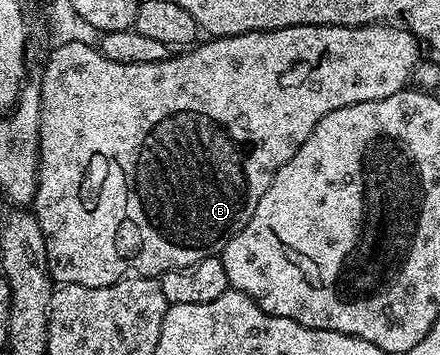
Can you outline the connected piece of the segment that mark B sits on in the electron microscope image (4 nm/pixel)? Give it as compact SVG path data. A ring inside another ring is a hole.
M381 23L379 25L299 25L298 27L286 27L285 29L263 29L262 31L250 31L242 35L230 35L229 37L214 37L205 40L205 45L197 44L187 51L180 51L177 57L172 57L169 61L136 61L129 59L126 63L114 63L106 55L100 52L95 44L86 43L66 43L65 46L55 46L48 57L48 62L44 65L44 74L38 78L40 86L40 98L42 107L40 108L40 174L36 184L36 198L30 203L36 215L38 227L42 227L42 235L46 239L46 259L50 263L53 282L60 285L81 285L82 287L110 287L119 281L125 281L128 277L154 277L159 278L160 274L177 269L178 267L190 267L207 257L215 257L223 253L226 243L246 227L246 223L254 215L254 207L258 207L258 199L266 195L266 187L274 179L274 175L284 166L288 160L310 139L310 131L318 127L318 123L330 111L338 111L342 107L350 107L354 103L370 103L378 99L386 99L390 95L399 93L401 89L409 84L408 76L416 69L416 64L420 61L421 42L409 29L401 27L396 23Z

